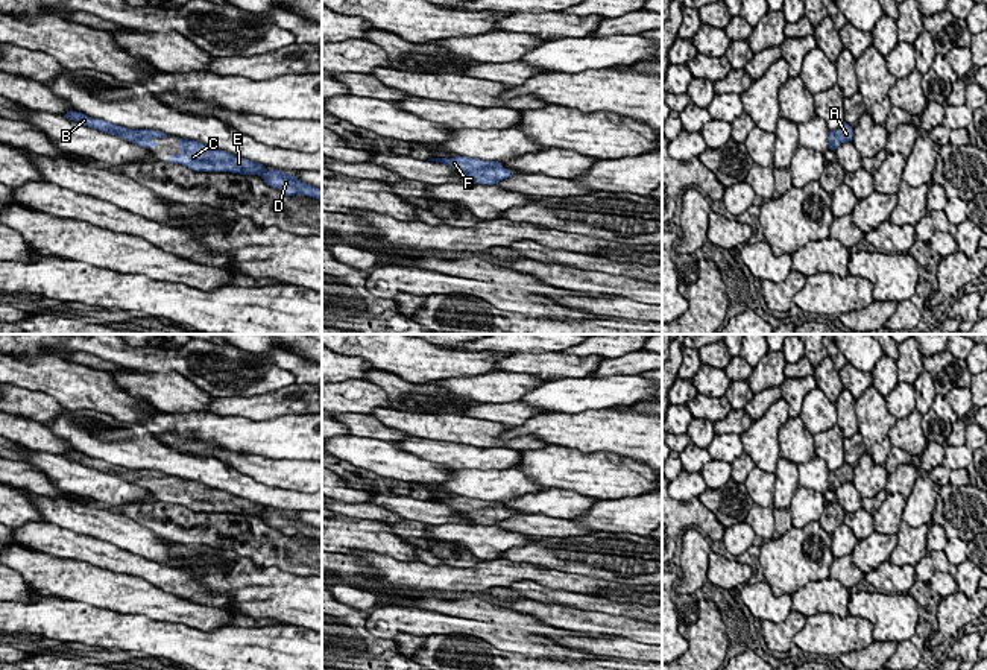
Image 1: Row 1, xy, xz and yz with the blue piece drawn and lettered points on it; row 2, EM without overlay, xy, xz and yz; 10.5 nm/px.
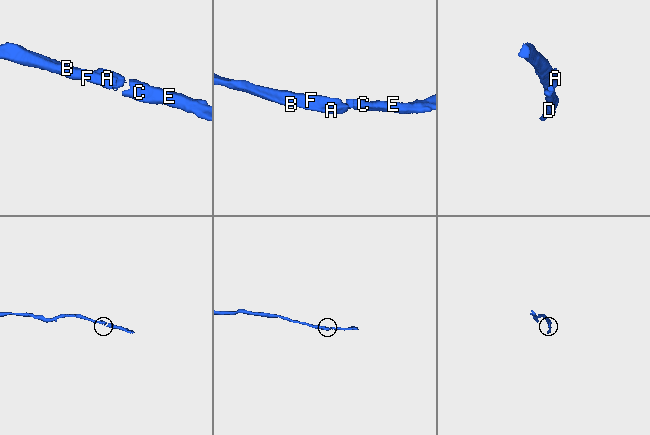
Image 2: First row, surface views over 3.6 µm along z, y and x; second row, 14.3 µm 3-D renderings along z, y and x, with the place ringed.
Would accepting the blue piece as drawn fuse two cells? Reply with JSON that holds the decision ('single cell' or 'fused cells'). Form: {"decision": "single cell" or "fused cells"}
{"decision": "single cell"}

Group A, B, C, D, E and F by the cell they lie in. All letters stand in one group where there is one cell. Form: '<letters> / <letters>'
A B C D E F

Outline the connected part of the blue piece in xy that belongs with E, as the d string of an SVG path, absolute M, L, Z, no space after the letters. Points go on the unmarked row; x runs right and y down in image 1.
M179 479L179 494L172 494L169 503L182 504L194 512L231 512L240 515L258 515L264 523L278 529L284 536L310 536L322 541L322 530L310 524L301 523L282 510L269 512L266 506L235 497L229 492L211 489L194 480Z

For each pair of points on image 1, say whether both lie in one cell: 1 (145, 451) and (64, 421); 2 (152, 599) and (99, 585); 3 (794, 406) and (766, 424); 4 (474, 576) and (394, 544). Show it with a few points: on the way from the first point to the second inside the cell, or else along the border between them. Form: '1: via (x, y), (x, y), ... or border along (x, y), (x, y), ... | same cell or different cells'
1: via (125, 447), (102, 436), (90, 436), (84, 430) | same cell
2: via (138, 597), (113, 591) | same cell
3: border along (782, 397), (787, 403), (788, 417) | different cells
4: border along (380, 553), (403, 561), (416, 561) | different cells

